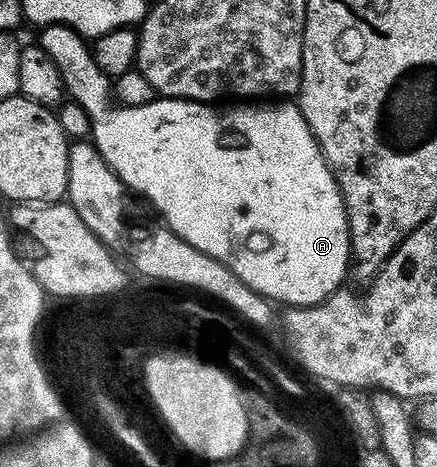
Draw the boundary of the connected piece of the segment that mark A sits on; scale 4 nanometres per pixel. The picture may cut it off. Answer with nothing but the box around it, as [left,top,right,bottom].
[37,25,351,307]

